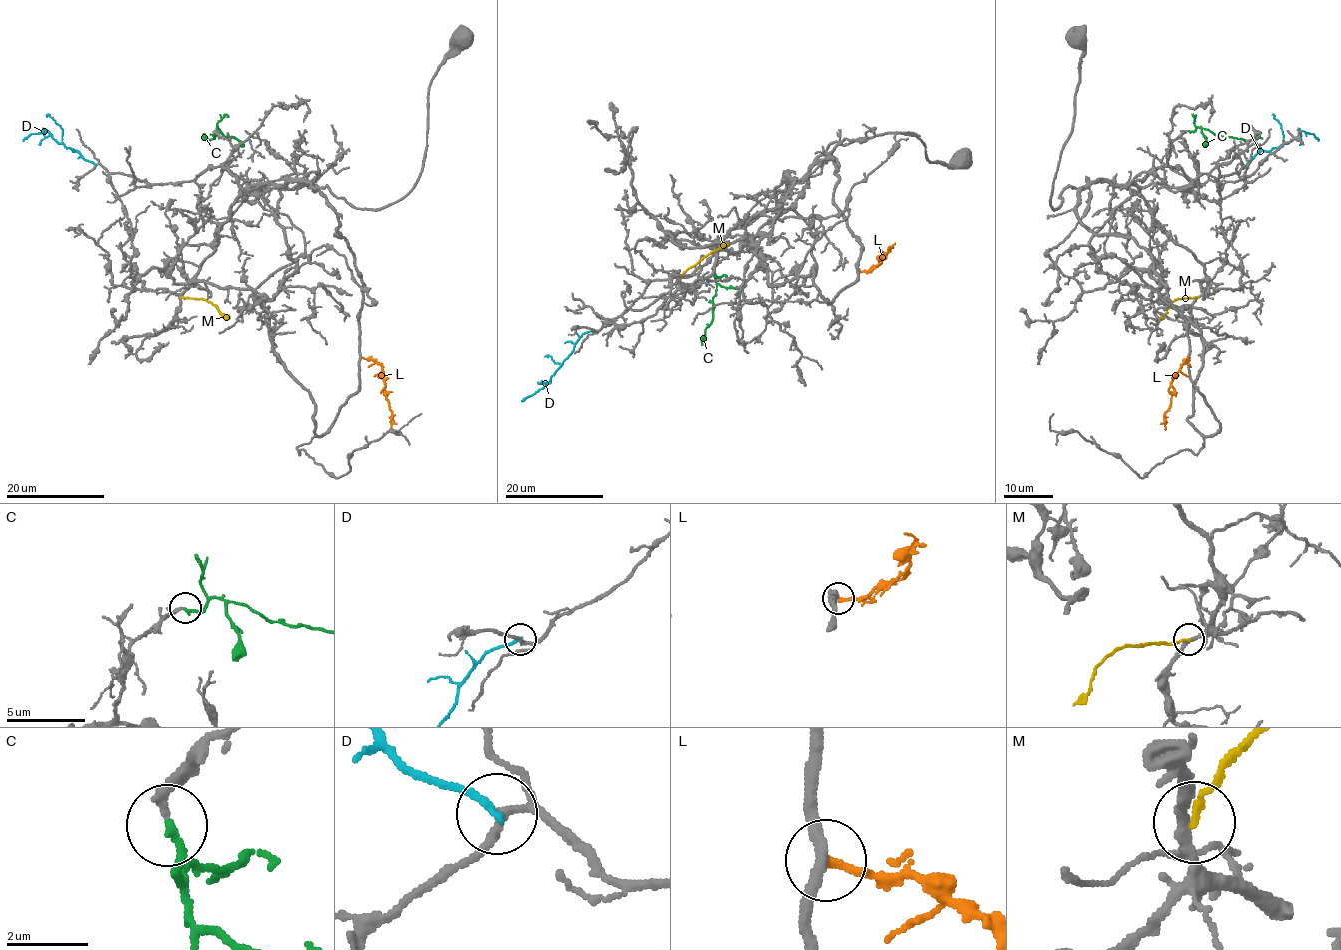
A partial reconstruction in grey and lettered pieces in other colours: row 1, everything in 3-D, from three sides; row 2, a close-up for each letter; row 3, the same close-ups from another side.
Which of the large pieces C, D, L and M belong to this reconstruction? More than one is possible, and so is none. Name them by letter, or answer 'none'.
C

